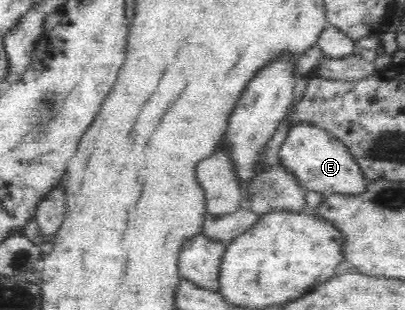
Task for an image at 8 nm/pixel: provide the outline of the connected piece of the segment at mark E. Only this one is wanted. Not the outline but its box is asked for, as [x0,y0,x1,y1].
[278,124,367,195]

